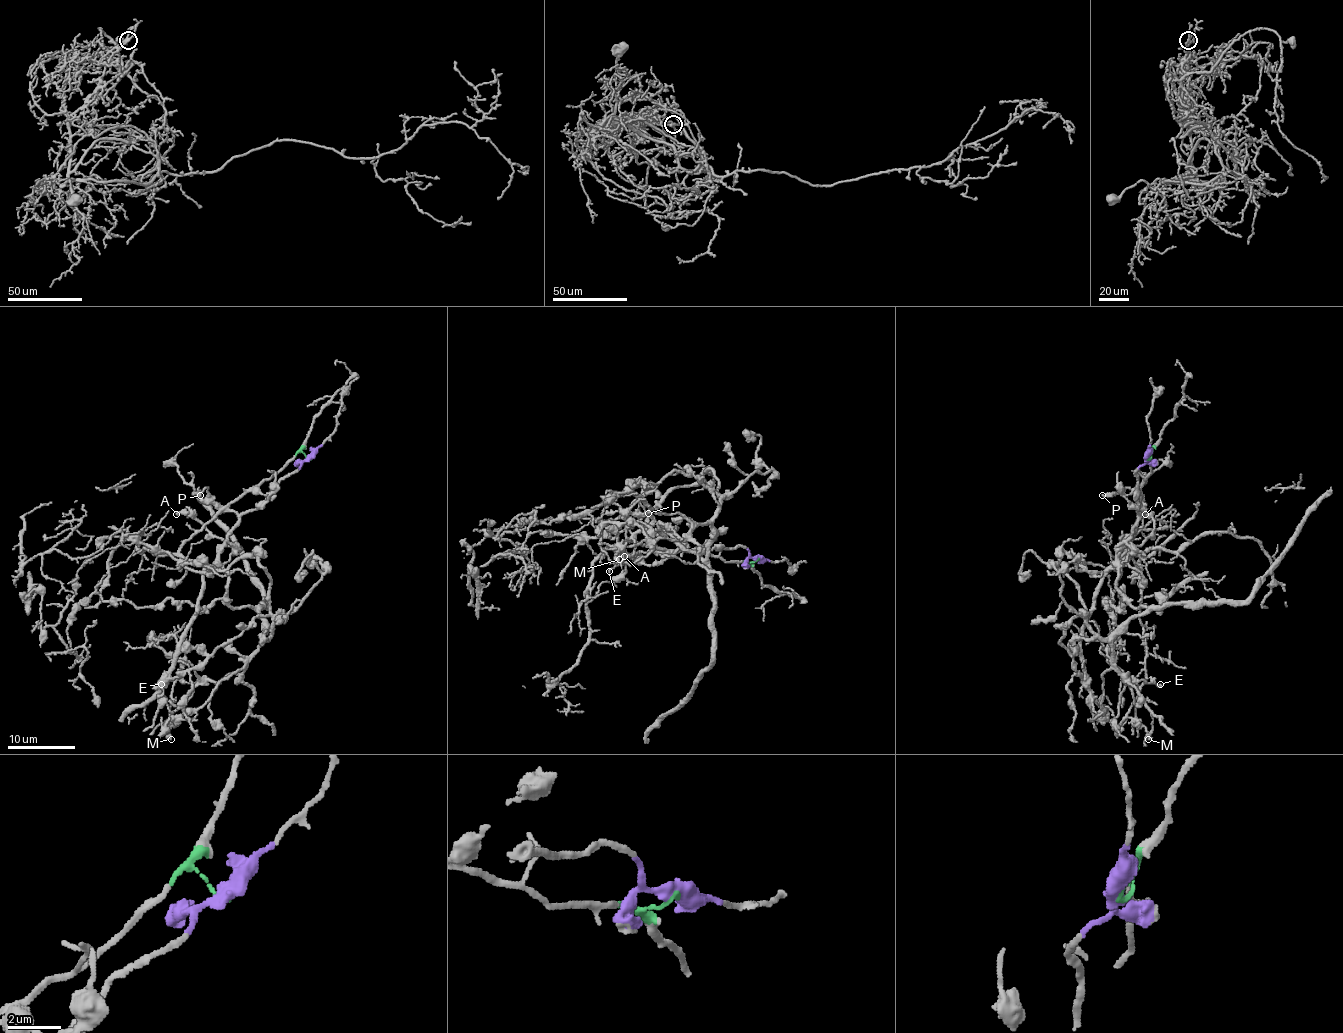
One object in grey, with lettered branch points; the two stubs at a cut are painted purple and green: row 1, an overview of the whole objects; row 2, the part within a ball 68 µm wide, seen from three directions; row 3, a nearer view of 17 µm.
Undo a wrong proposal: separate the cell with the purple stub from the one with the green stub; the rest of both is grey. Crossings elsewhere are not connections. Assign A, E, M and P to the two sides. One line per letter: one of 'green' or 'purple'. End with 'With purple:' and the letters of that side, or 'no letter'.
A: purple
E: purple
M: purple
P: purple
With purple: A, E, M, P

